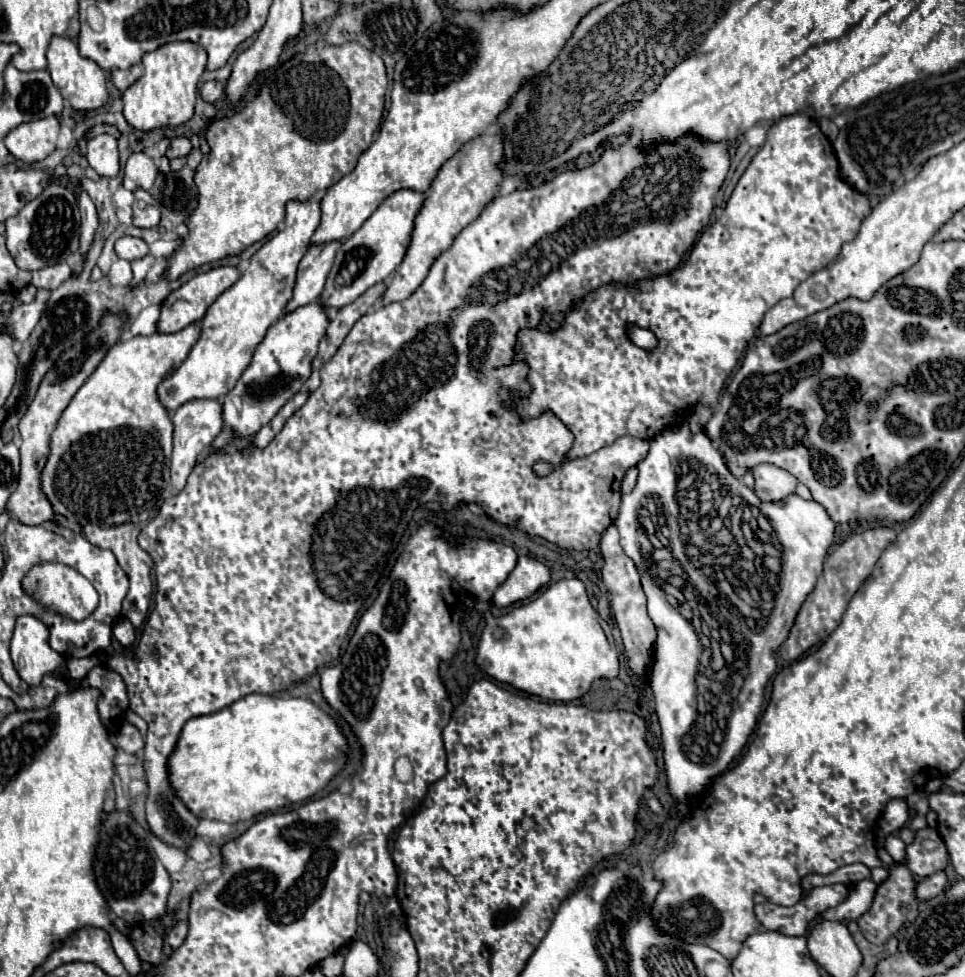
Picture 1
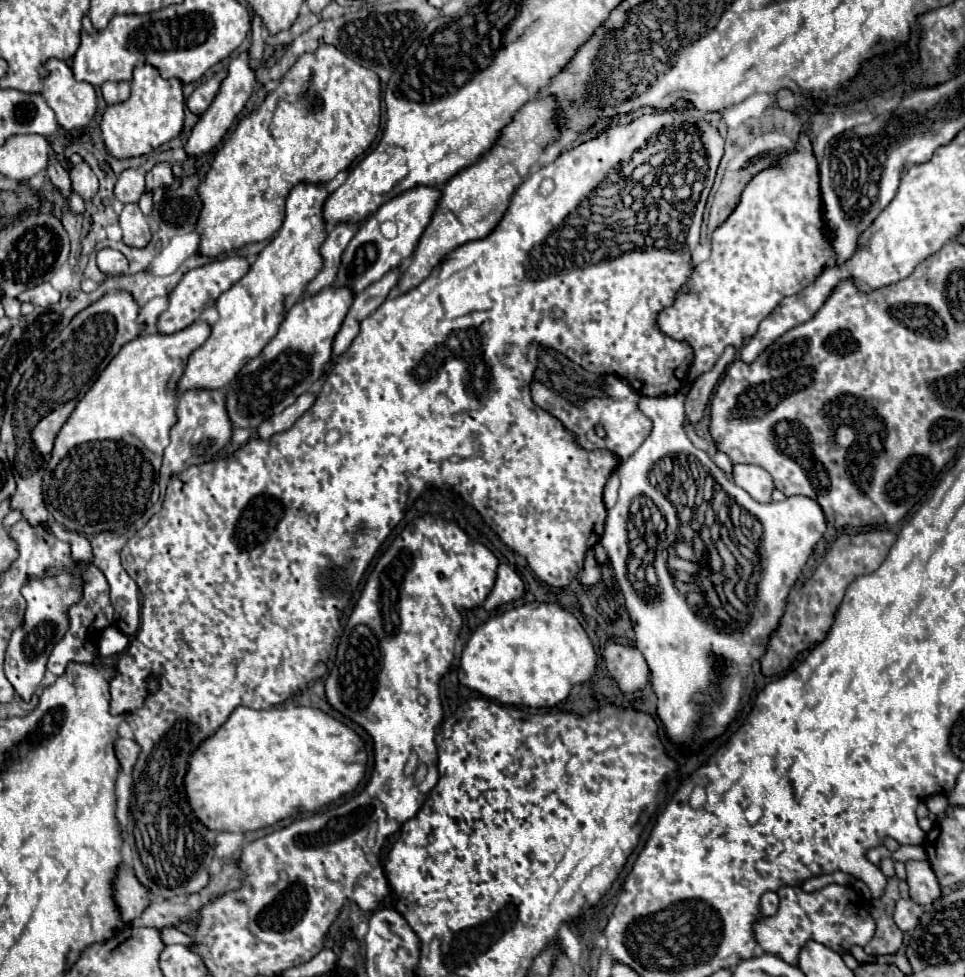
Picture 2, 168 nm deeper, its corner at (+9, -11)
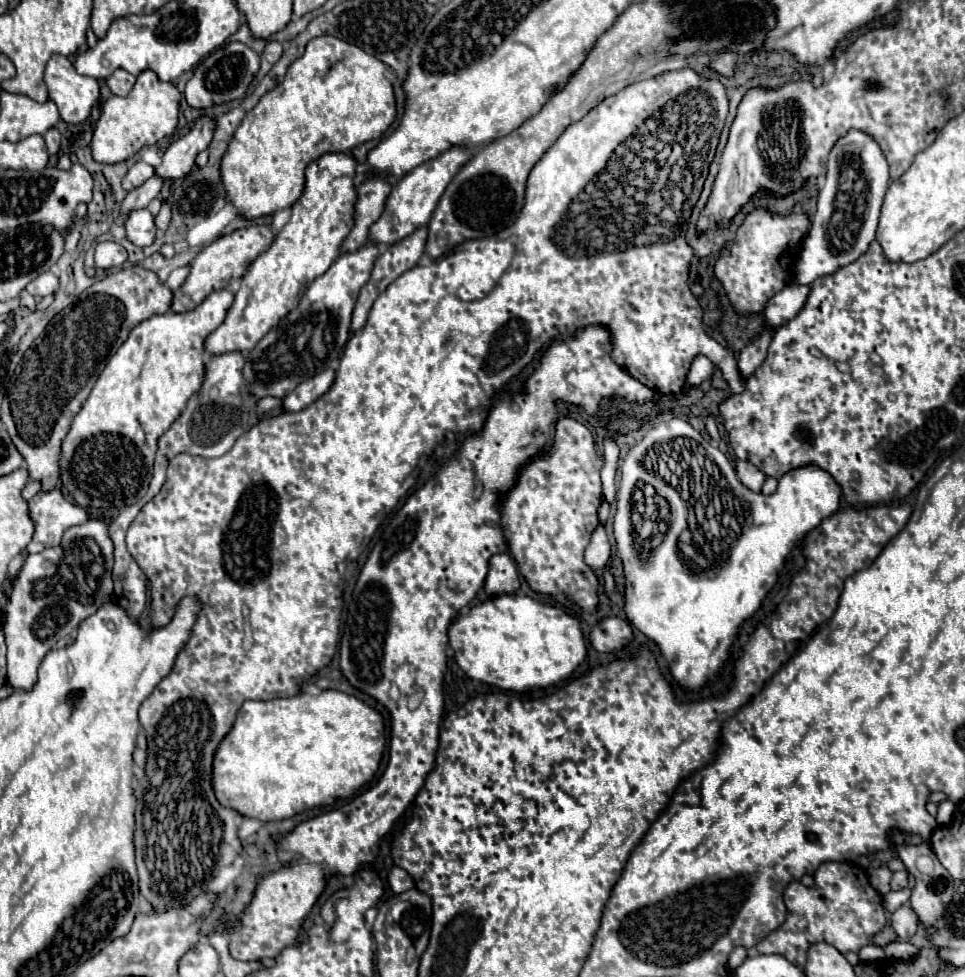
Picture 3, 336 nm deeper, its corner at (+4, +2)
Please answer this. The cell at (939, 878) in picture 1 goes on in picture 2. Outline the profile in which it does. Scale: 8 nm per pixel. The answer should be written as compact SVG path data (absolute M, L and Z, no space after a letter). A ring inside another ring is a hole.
M900 899L896 903L896 911L894 911L894 923L898 925L898 929L902 933L910 931L916 927L920 915L924 913L922 905L916 905L912 899Z

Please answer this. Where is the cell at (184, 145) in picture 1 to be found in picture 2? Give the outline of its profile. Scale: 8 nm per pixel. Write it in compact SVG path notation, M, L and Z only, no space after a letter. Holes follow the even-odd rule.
M158 163L152 171L146 173L146 191L156 191L158 187L172 185L172 165L170 163Z

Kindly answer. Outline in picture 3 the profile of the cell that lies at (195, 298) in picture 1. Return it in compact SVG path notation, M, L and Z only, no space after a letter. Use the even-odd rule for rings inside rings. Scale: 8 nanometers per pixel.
M249 226L249 228L235 230L231 234L225 234L225 236L217 238L213 244L205 246L191 262L191 272L189 272L187 280L173 292L171 310L173 312L189 312L189 310L197 308L211 292L225 290L233 278L241 278L245 274L247 266L261 252L265 252L271 246L271 242L273 242L273 234L267 226Z

